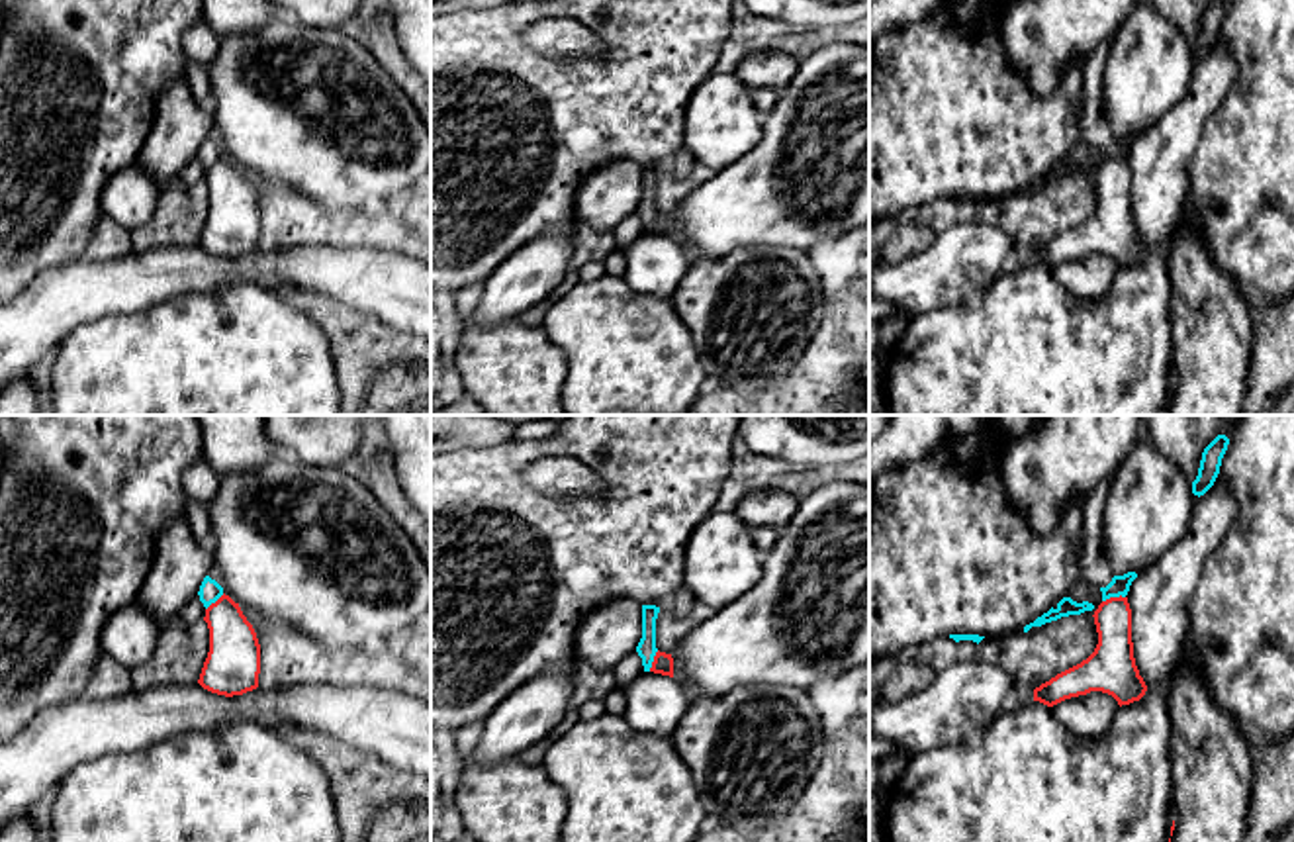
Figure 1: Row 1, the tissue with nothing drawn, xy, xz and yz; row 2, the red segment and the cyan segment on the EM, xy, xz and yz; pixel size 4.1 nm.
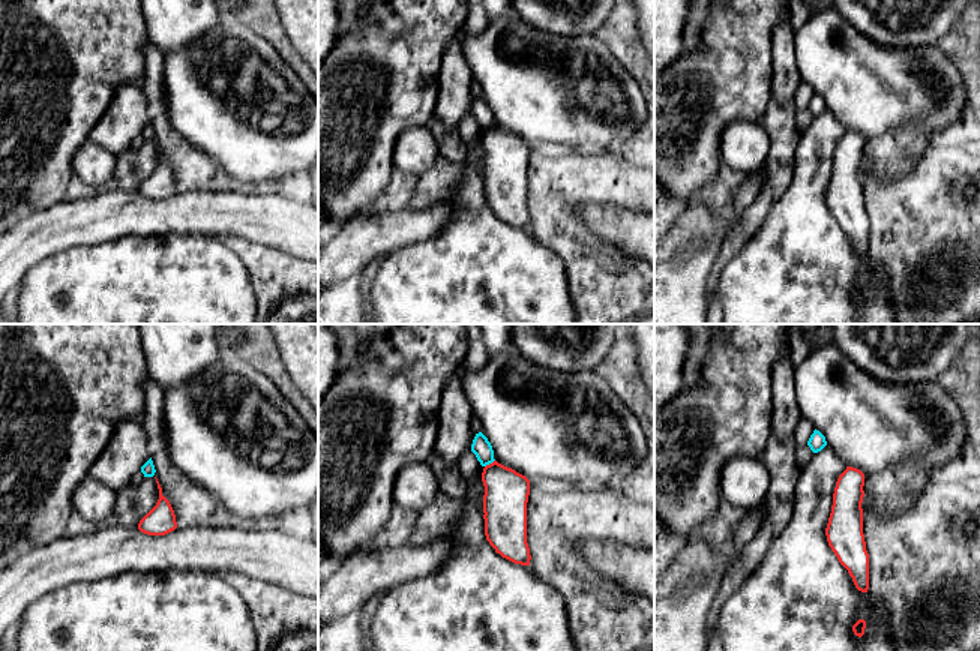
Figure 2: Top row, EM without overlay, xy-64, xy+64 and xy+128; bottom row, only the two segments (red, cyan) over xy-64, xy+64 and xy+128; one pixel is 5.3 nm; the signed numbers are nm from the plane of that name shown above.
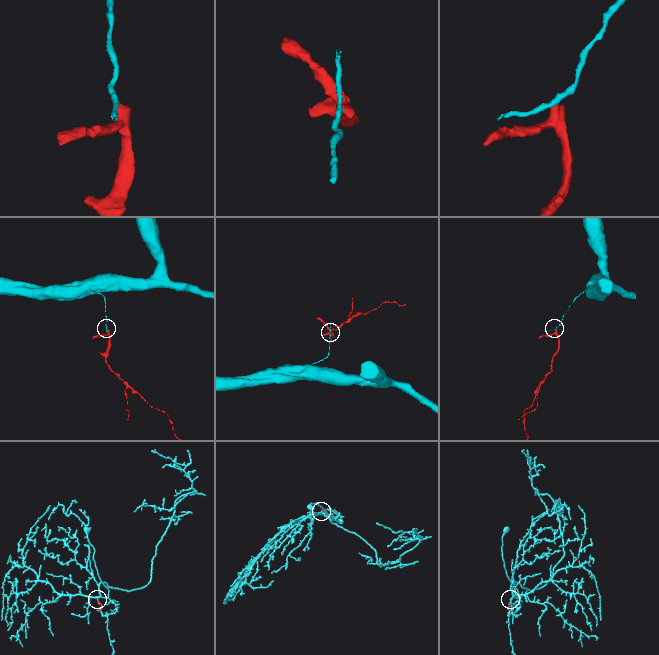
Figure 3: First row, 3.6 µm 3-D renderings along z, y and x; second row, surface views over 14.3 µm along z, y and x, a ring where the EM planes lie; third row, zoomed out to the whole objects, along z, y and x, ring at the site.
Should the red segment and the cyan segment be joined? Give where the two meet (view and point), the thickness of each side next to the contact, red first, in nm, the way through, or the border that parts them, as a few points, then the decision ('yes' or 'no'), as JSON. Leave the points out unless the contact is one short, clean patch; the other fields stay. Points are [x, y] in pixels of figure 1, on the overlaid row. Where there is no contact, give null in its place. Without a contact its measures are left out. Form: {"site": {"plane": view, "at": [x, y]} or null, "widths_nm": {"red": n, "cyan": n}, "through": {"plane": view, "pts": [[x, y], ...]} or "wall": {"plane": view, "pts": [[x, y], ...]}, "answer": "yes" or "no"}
{"site": {"plane": "yz", "at": [1112, 598]}, "widths_nm": {"red": 170, "cyan": 80}, "wall": {"plane": "yz", "pts": [[1124, 596], [1112, 596], [1103, 602]]}, "answer": "no"}

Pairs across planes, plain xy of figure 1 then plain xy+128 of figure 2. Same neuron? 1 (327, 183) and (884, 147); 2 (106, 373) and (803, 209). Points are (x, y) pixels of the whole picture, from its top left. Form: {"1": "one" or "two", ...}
{"1": "two", "2": "one"}

